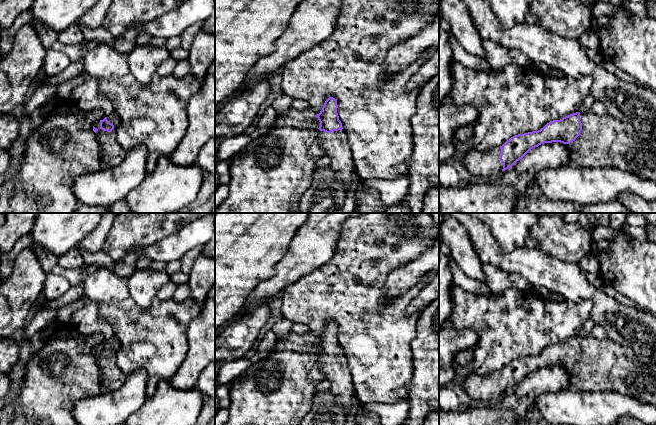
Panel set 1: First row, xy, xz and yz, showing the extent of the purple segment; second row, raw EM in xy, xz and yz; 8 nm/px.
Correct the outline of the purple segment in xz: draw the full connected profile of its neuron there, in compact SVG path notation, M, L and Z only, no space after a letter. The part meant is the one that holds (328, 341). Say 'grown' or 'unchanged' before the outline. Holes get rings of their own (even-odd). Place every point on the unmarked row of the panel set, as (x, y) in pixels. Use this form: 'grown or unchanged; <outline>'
grown; M329 321L319 338L315 339L319 346L320 359L317 370L330 381L330 391L336 397L337 404L346 415L350 413L355 394L350 371L346 364L346 358L342 355L342 347L337 337L337 324Z

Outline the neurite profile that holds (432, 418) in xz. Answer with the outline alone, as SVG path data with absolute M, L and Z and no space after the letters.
M433 410L425 418L423 425L439 425L439 410Z

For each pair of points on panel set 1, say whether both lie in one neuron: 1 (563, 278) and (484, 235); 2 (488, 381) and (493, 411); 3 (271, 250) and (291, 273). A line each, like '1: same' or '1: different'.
1: same
2: different
3: different

